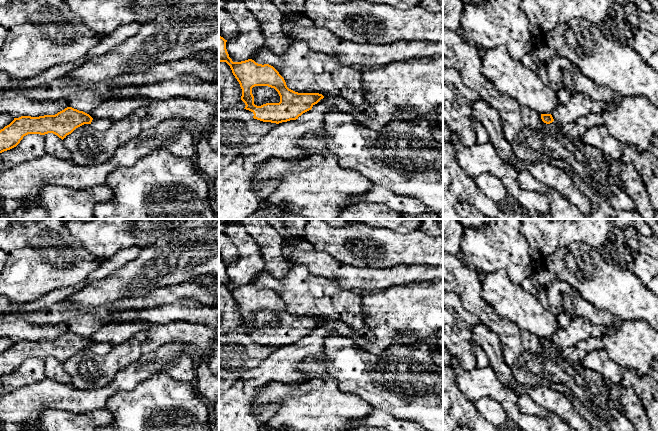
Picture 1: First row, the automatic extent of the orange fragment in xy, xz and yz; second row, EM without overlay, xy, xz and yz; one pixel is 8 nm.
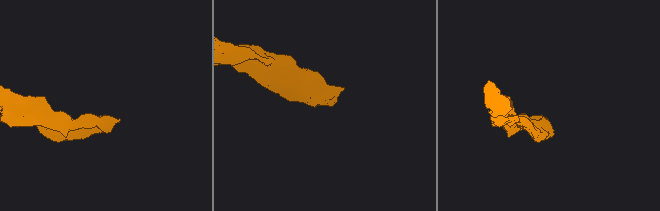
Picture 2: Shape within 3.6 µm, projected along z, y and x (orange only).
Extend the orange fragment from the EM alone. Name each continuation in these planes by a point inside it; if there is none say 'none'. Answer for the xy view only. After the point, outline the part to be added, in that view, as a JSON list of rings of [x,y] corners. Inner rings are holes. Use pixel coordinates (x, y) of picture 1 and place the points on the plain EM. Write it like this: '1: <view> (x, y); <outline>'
1: xy (102, 348); [[[99,342],[92,344],[91,349],[98,355],[106,355],[110,352],[113,346],[114,344],[109,342]]]

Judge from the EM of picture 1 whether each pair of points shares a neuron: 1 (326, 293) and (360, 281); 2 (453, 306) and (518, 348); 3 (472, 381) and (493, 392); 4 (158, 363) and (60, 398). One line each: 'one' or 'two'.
1: two
2: two
3: one
4: one

